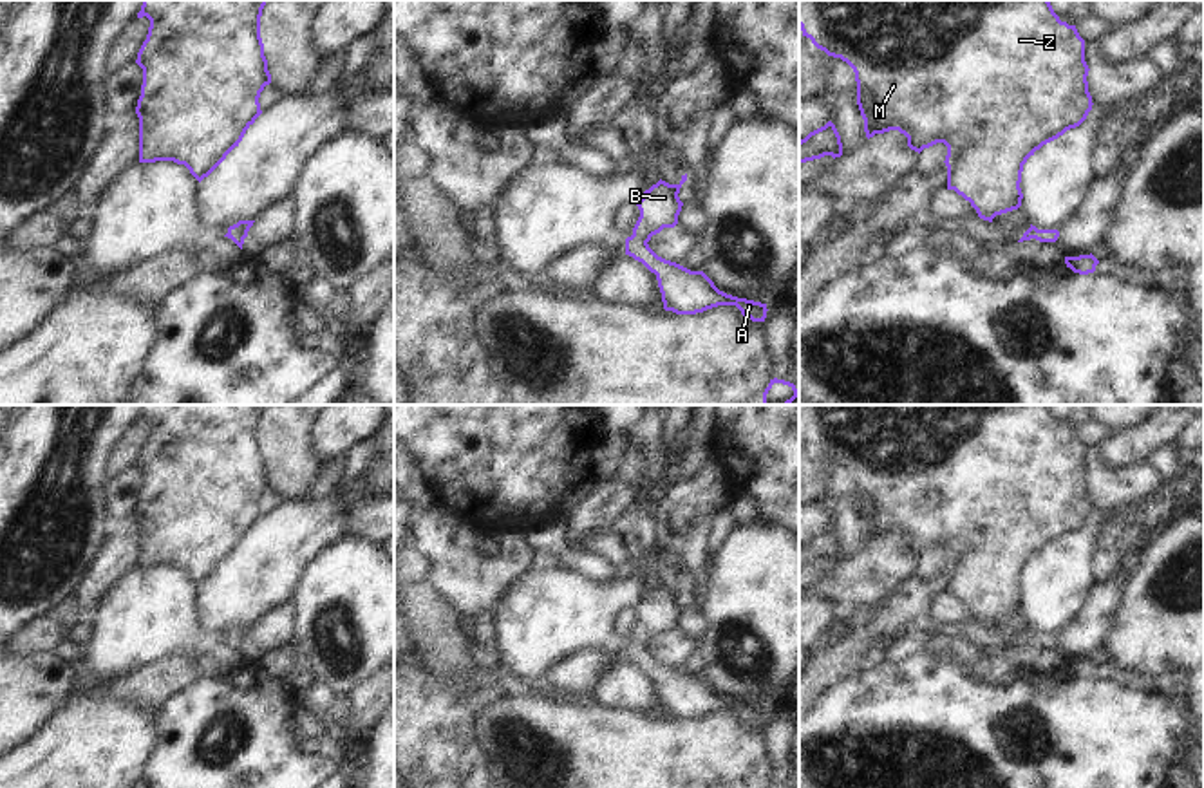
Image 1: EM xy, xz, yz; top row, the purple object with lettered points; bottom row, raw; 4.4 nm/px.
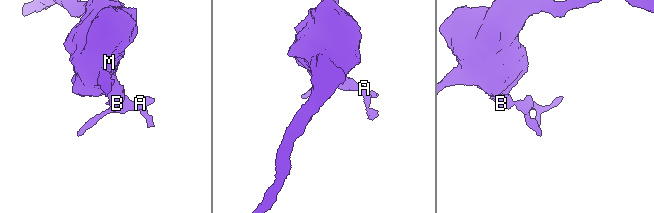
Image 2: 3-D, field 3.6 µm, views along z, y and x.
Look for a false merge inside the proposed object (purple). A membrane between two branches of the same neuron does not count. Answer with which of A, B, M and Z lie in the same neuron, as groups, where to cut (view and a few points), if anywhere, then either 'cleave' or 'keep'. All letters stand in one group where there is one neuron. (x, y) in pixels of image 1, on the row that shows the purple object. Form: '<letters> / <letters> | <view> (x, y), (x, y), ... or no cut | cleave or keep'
A B M Z | no cut | keep

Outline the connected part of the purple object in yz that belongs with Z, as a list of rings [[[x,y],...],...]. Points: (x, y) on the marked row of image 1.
[[[799,0],[799,27],[817,49],[853,69],[866,137],[898,130],[918,154],[944,143],[947,190],[969,201],[989,222],[1021,206],[1027,159],[1079,127],[1094,105],[1085,40],[1076,25],[1059,20],[1049,0]]]

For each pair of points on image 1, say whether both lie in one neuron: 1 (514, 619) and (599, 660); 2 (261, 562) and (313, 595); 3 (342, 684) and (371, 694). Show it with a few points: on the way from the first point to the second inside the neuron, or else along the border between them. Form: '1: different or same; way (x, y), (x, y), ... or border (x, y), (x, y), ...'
1: different; border (615, 640), (563, 660), (548, 675)
2: different; border (326, 552), (308, 568), (293, 599)
3: different; border (375, 676), (366, 680), (349, 696)

